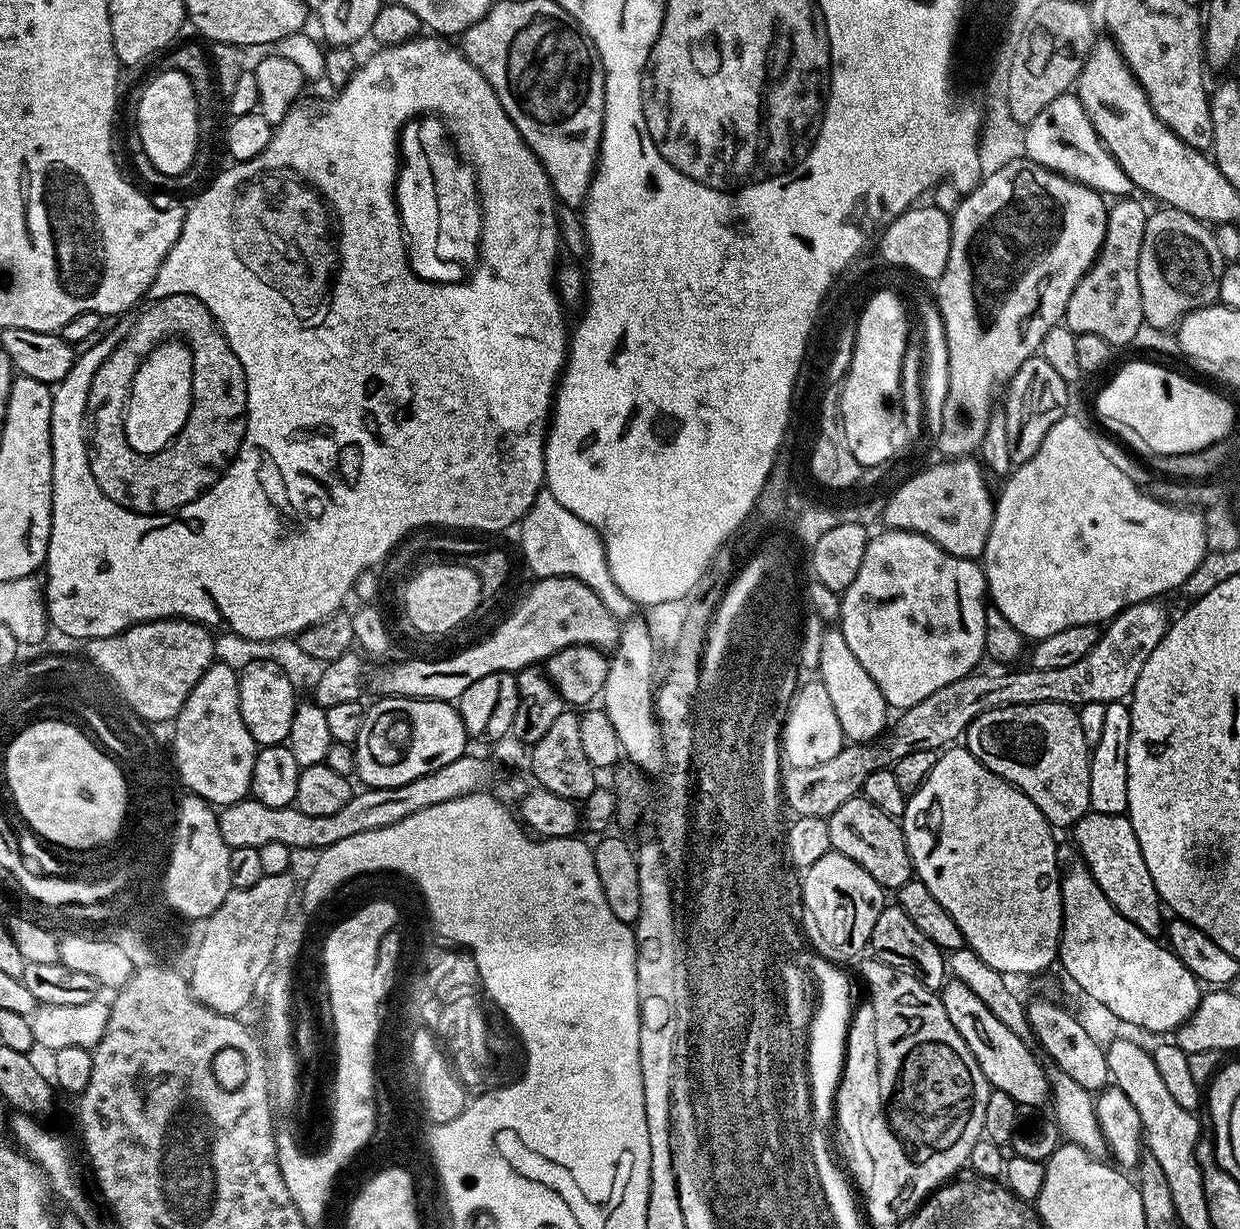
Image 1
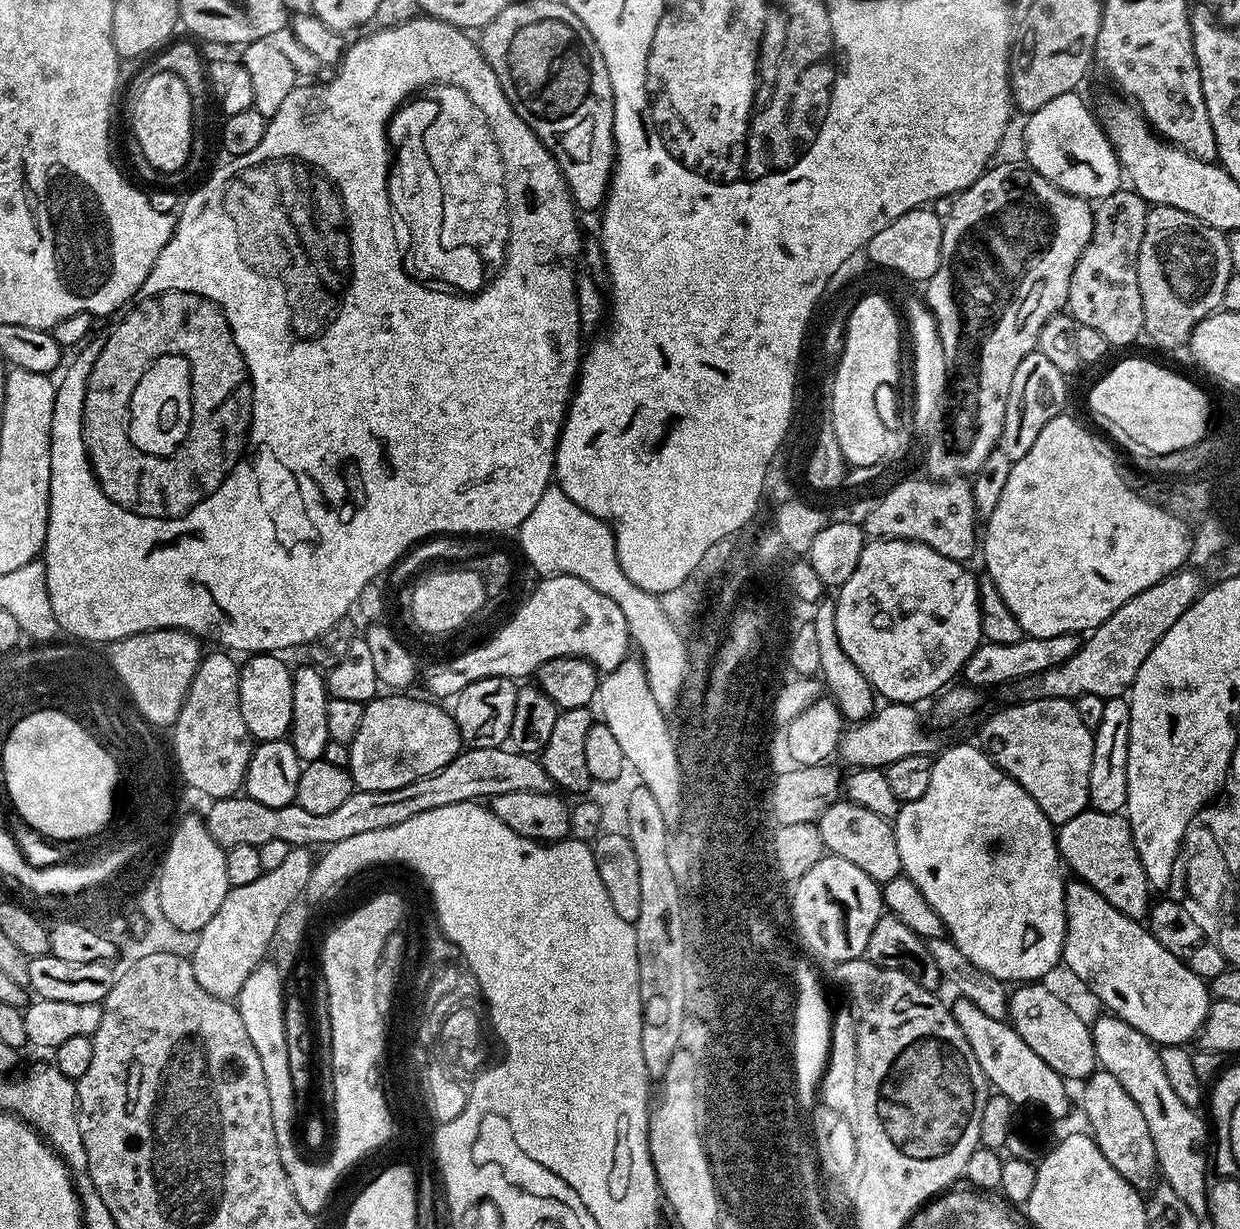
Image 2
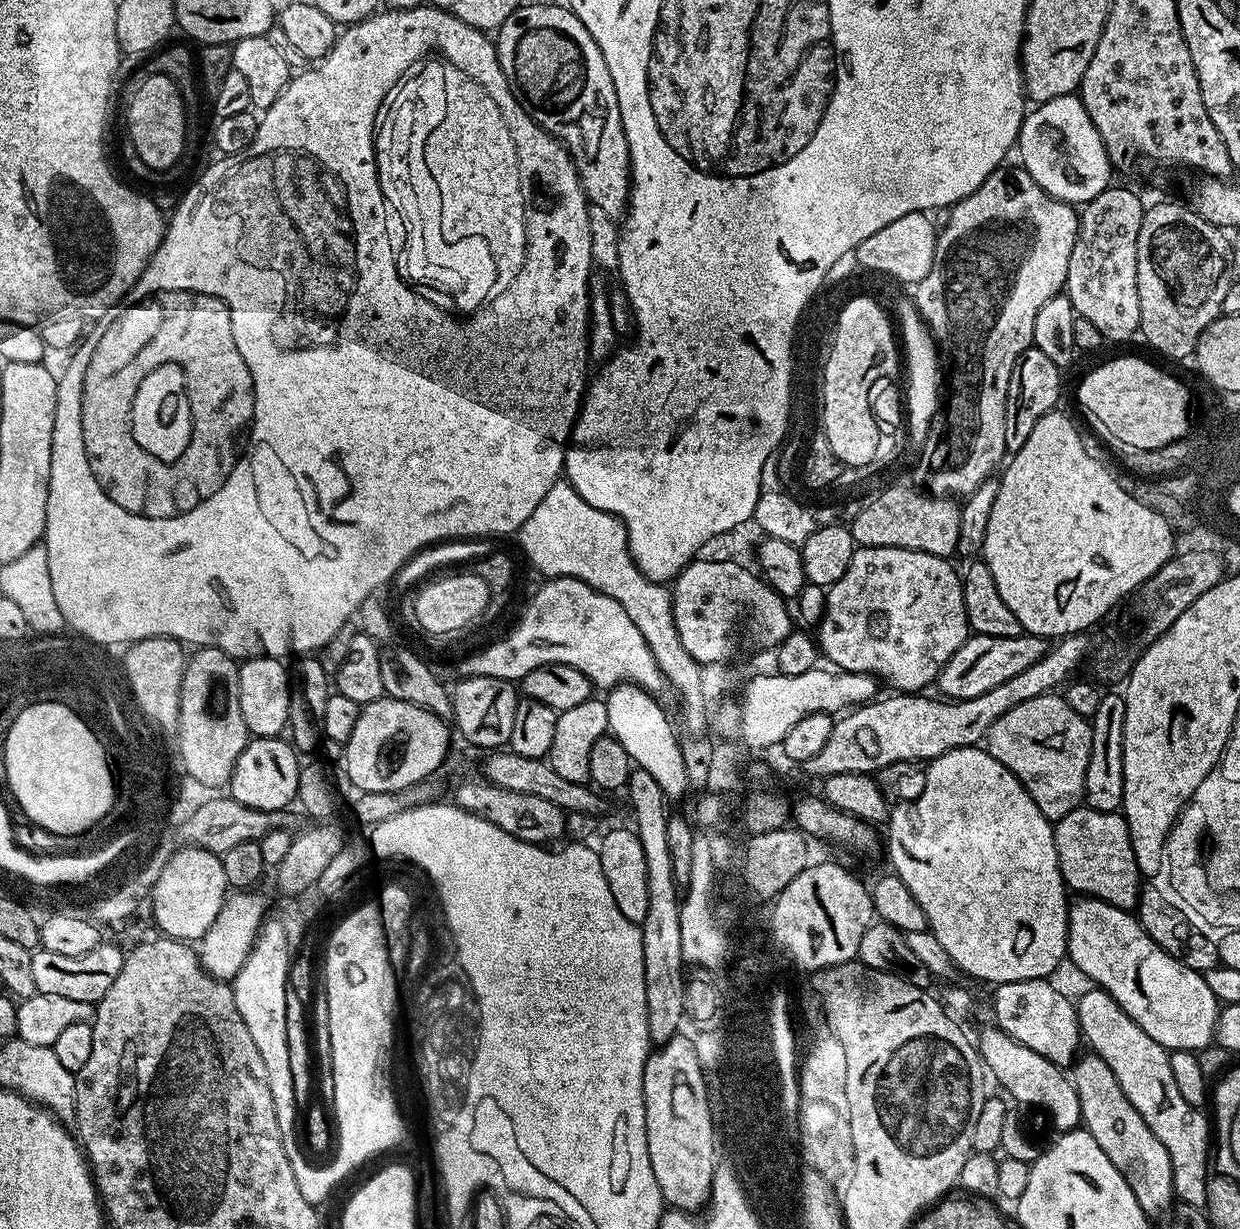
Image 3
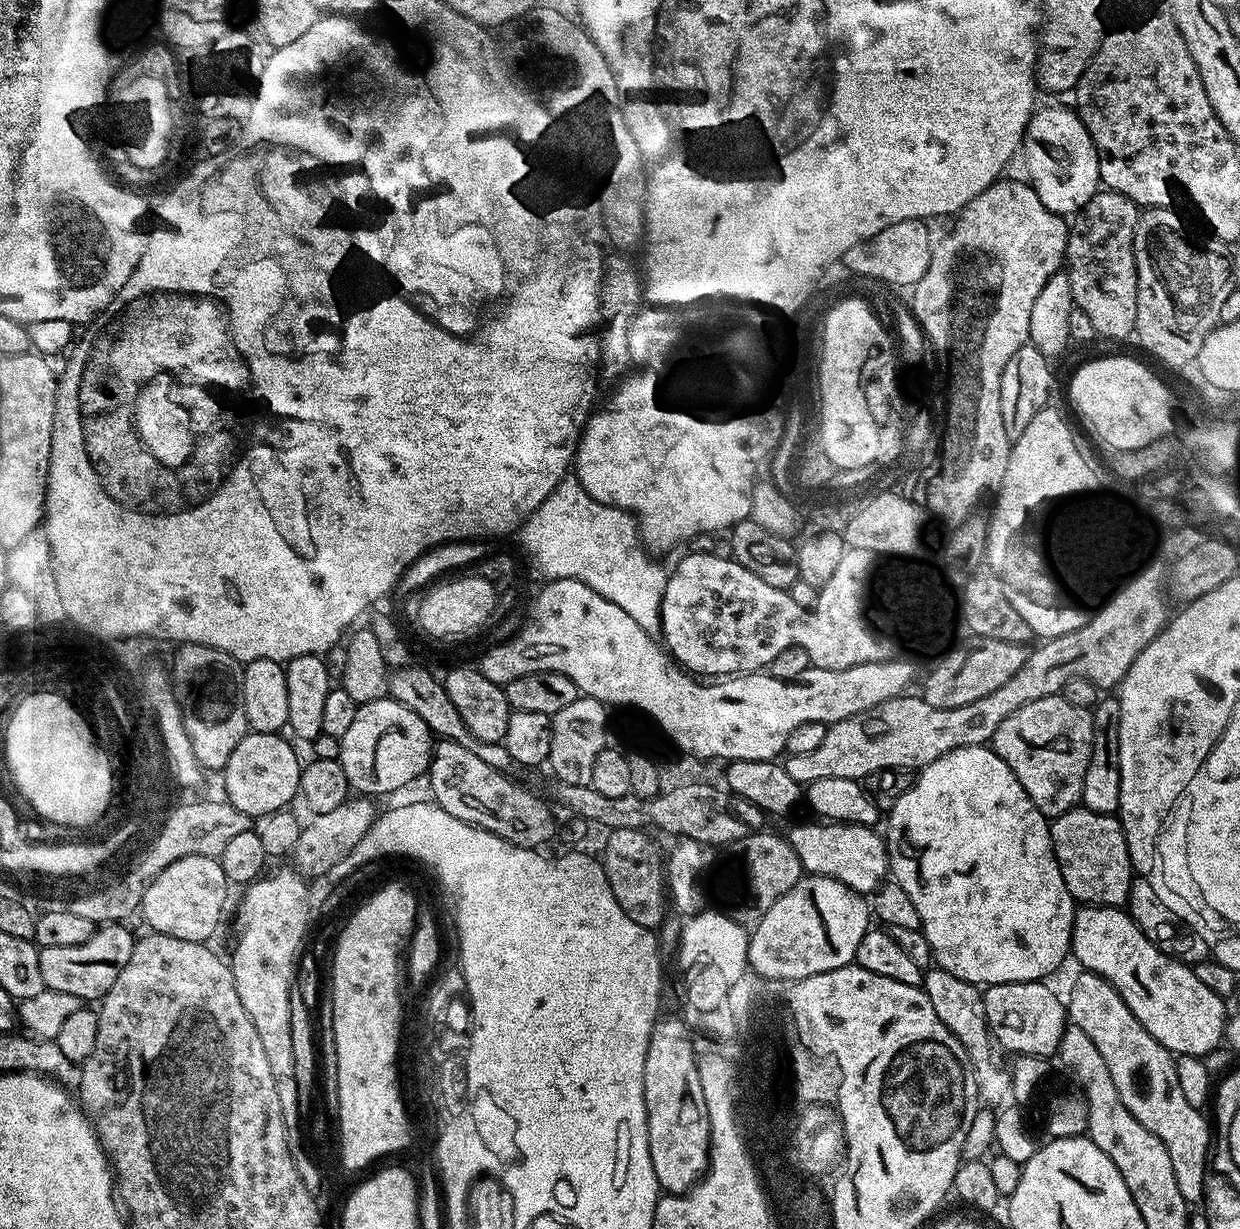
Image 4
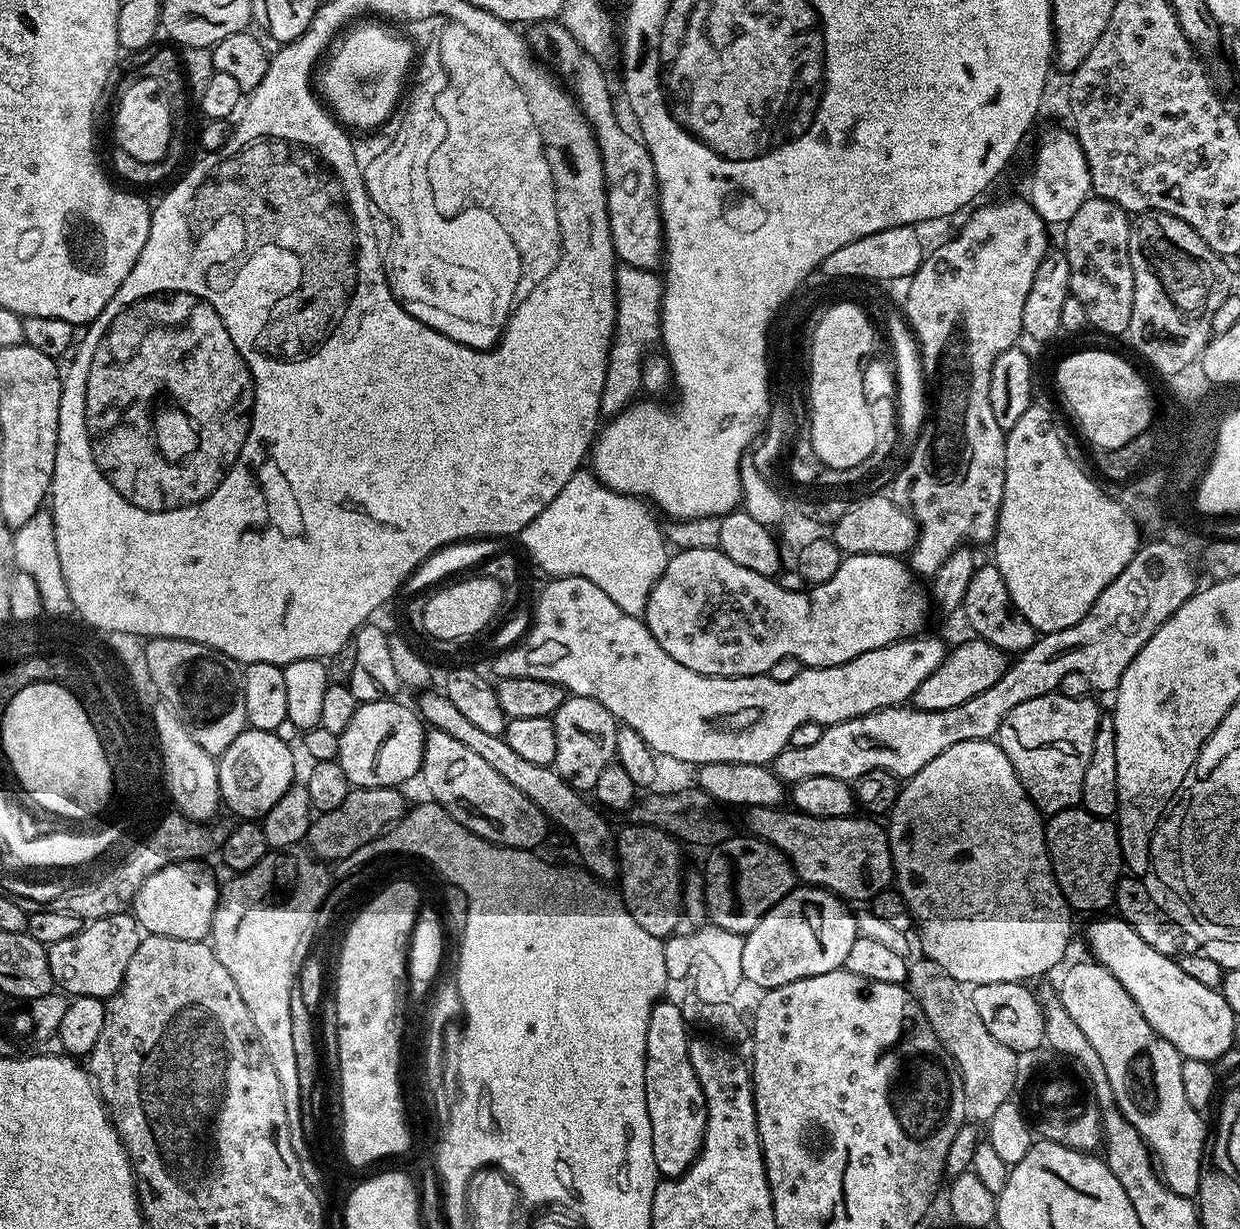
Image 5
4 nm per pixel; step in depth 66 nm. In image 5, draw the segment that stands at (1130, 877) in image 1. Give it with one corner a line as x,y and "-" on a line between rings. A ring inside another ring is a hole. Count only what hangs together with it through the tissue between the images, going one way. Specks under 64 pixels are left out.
1082,806
1051,813
1044,825
1052,871
1069,907
1077,913
1096,912
1092,914
1098,914
1107,911
1115,901
1116,884
1124,872
1121,844
1118,842
1115,825
1105,817
1090,814

